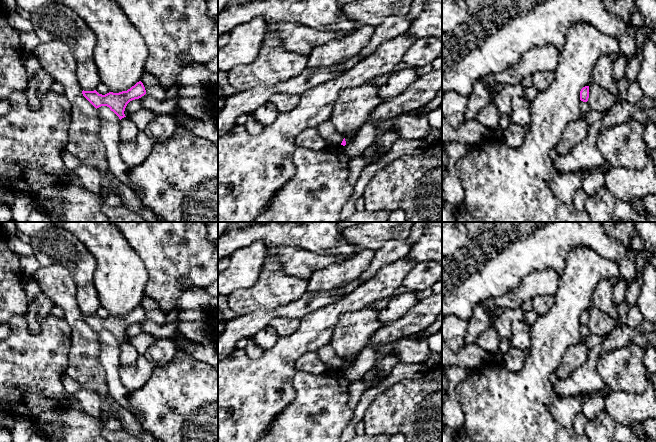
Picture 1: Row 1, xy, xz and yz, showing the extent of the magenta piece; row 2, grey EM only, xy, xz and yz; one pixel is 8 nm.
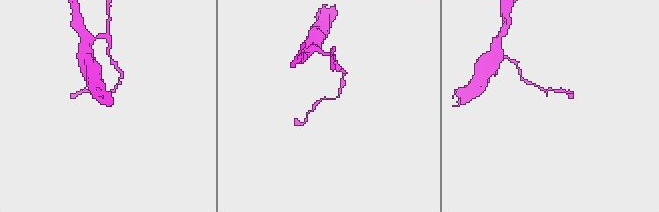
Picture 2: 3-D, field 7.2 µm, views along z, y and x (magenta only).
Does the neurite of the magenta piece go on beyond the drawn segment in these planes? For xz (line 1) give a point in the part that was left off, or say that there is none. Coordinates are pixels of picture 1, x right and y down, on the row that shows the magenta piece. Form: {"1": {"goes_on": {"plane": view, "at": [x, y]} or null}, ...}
{"1": {"goes_on": null}}

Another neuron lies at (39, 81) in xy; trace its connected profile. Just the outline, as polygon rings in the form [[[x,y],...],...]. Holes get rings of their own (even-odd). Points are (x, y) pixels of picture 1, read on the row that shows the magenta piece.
[[[24,53],[23,64],[28,75],[28,86],[25,94],[31,108],[35,111],[40,105],[41,98],[55,80],[43,69],[39,60],[33,54]]]

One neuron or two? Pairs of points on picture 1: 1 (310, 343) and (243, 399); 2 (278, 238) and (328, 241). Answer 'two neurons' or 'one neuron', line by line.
1: one neuron
2: one neuron

